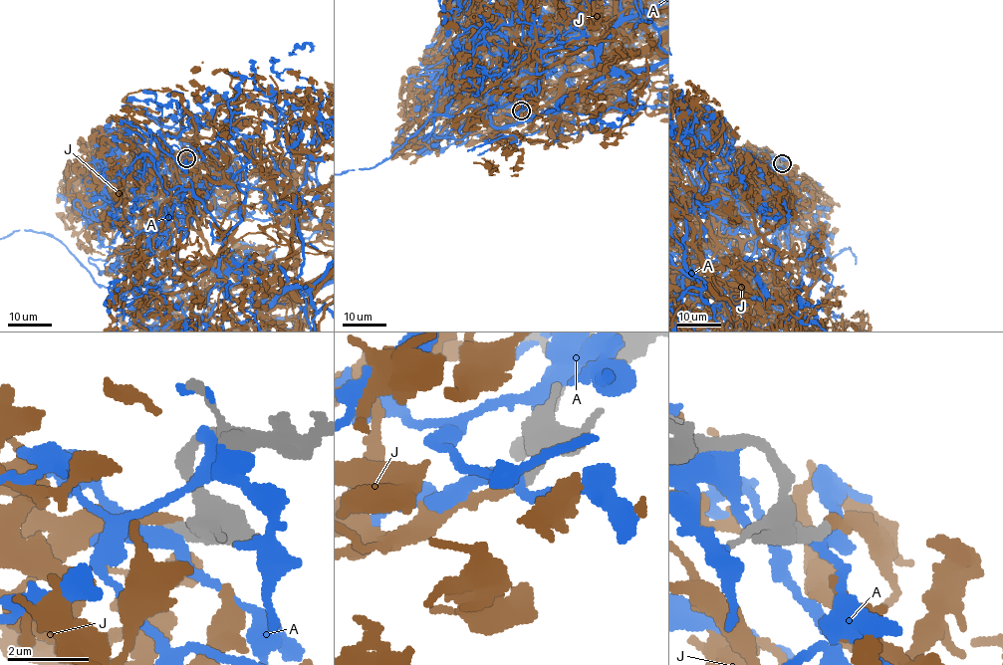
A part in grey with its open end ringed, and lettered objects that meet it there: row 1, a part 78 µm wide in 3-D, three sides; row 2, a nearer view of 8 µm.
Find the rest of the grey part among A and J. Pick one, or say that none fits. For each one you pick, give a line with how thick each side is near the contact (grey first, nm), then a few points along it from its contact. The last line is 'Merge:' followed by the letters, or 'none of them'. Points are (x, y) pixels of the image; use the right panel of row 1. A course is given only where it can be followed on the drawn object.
J: 340/280 nm | via (782, 164), (767, 157), (767, 219), (740, 249), (738, 289), (747, 290), (687, 227)
Merge: J

